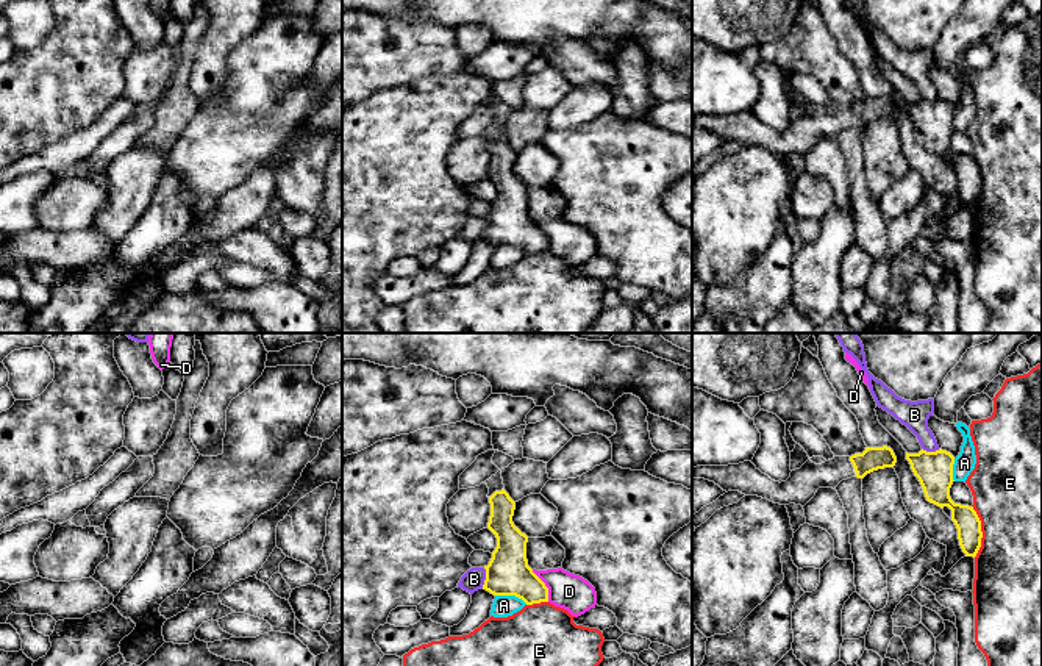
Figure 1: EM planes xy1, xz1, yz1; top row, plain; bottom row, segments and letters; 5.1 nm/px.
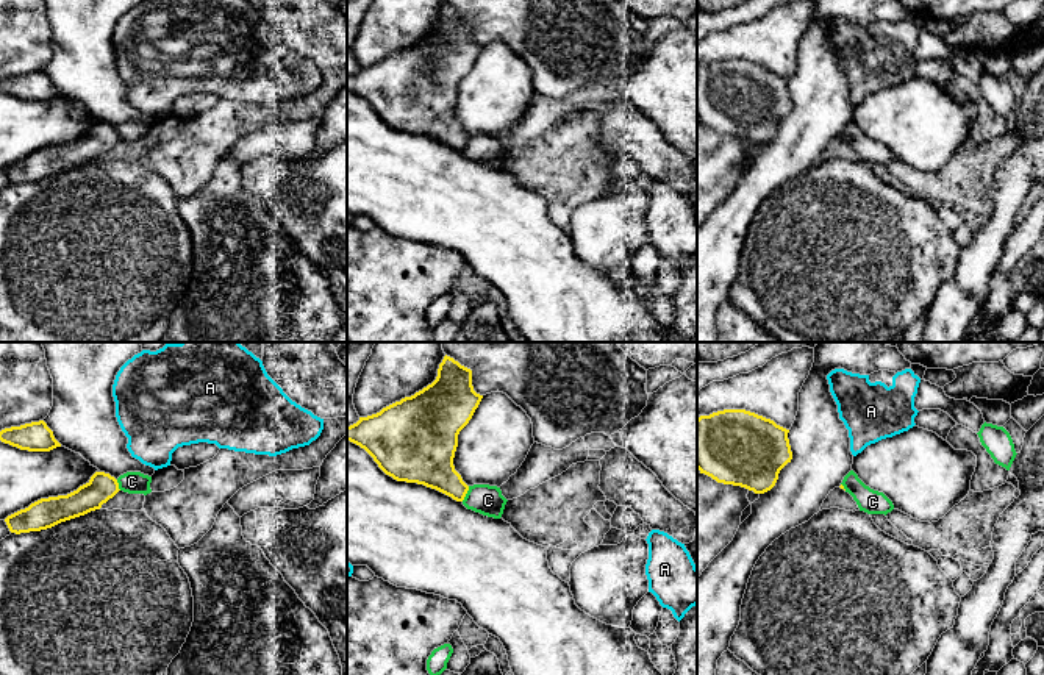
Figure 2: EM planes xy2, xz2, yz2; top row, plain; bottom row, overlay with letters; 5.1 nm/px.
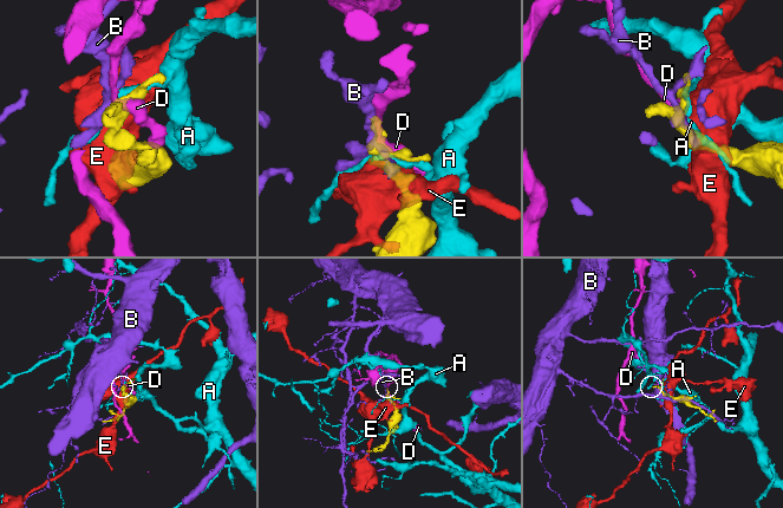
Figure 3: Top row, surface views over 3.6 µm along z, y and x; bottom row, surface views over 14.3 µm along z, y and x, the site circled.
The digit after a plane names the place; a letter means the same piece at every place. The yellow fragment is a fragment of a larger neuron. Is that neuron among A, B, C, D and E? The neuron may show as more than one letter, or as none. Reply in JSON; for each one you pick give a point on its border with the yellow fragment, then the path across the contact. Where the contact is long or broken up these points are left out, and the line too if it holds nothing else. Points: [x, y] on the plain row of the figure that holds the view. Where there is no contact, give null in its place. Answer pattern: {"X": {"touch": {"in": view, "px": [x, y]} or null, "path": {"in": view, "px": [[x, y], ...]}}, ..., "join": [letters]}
{"join": []}

